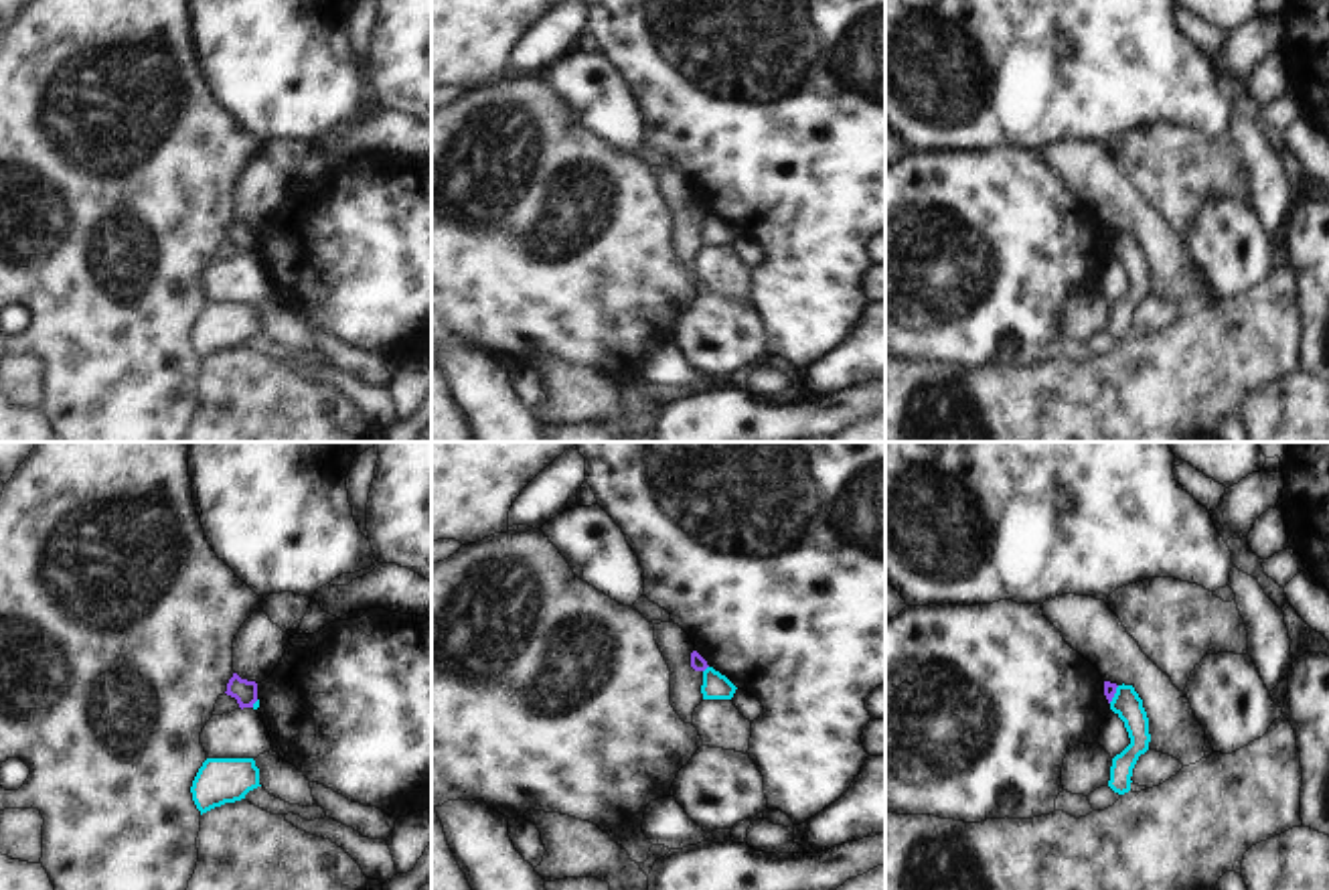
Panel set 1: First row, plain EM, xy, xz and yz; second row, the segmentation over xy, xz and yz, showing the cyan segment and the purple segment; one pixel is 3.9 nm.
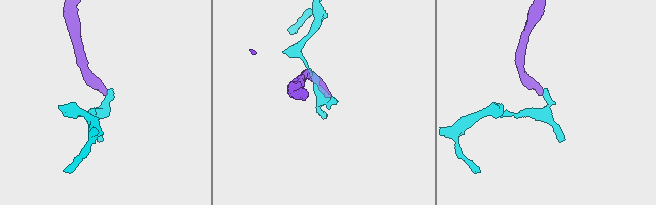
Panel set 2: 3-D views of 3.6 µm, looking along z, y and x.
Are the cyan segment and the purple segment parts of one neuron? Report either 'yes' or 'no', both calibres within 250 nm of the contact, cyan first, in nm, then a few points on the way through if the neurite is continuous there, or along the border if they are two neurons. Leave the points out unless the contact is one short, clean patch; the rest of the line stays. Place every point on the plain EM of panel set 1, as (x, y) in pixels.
no; 110 nm thick on the cyan side, 60 nm on the other; border along xz (708, 211), (704, 217)

